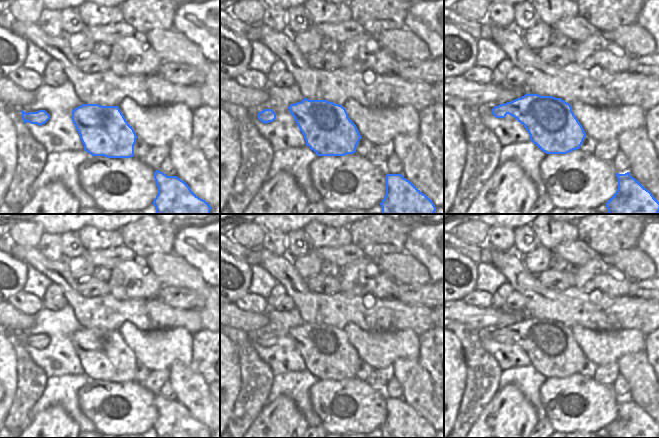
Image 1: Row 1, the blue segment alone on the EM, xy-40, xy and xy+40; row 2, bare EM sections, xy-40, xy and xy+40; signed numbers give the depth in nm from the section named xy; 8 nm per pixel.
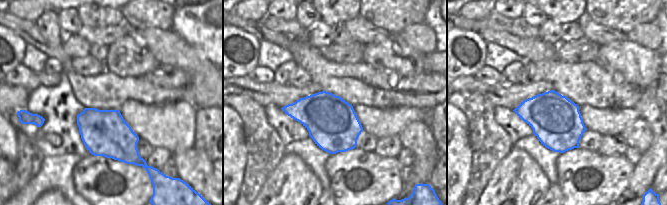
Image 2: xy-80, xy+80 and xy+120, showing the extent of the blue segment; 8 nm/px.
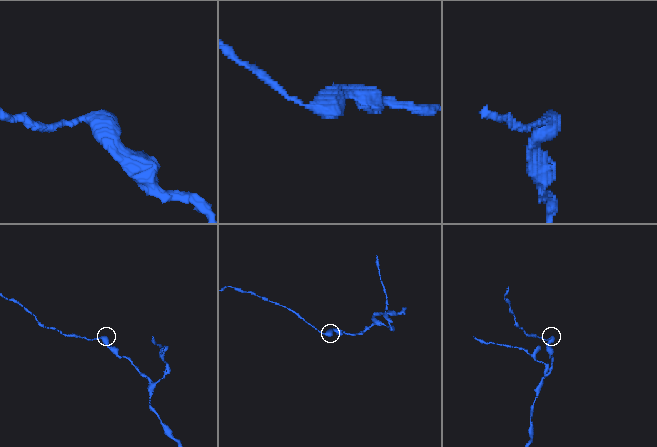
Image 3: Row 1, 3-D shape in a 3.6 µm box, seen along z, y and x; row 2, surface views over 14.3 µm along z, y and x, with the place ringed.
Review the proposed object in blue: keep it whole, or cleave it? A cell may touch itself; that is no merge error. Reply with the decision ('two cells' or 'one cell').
one cell

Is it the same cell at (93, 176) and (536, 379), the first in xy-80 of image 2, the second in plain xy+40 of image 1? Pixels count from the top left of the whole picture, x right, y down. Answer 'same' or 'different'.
different

